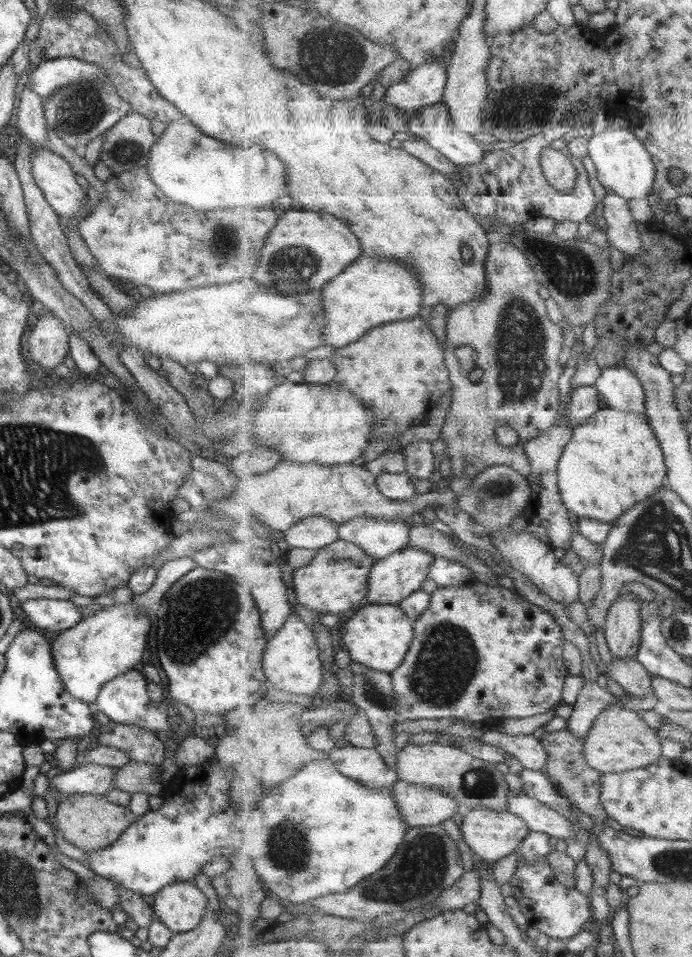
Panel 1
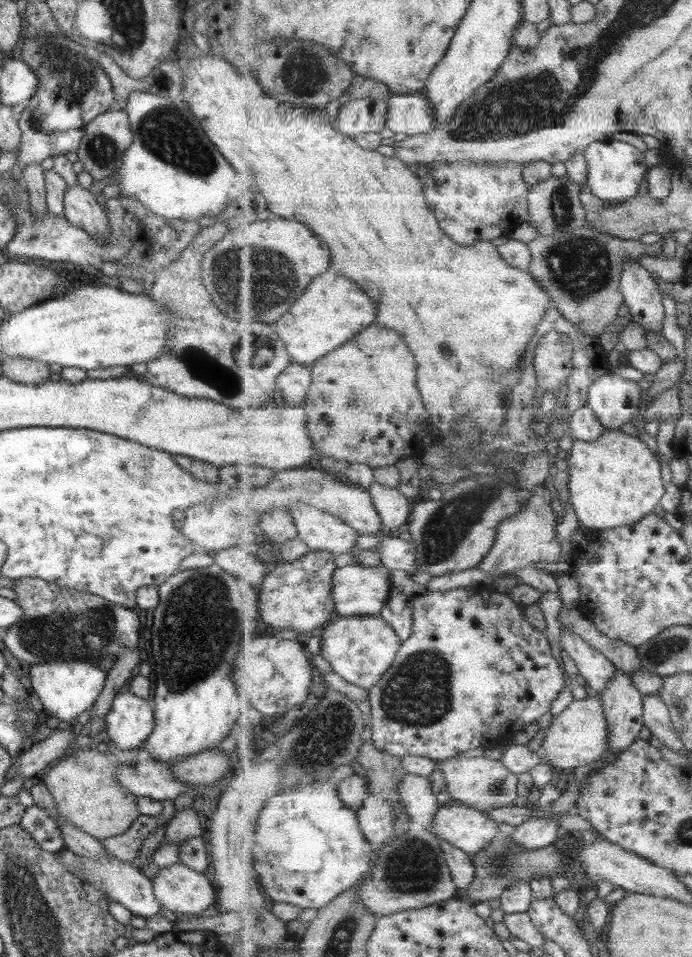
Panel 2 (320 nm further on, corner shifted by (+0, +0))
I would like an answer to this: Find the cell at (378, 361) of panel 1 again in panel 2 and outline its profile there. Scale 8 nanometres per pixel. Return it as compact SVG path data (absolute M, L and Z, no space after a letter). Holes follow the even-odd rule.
M373 324L338 351L322 356L311 369L312 383L303 407L309 416L314 448L319 450L322 457L331 456L379 468L397 466L399 461L422 453L421 442L432 430L430 412L426 409L421 388L417 388L415 356L401 333Z

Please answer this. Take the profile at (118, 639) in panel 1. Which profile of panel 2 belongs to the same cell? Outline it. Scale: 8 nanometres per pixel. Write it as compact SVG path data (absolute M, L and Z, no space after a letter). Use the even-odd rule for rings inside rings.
M71 660L54 662L53 664L33 664L29 669L32 695L37 697L43 707L44 715L61 721L78 724L93 706L97 696L103 690L107 673L101 671L92 662Z

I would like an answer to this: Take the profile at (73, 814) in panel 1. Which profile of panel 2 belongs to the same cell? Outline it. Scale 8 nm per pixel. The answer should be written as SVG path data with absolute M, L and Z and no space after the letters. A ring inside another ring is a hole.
M79 748L51 767L42 782L51 793L55 812L75 828L97 838L111 838L123 834L140 816L136 797L115 778L117 761L100 748Z

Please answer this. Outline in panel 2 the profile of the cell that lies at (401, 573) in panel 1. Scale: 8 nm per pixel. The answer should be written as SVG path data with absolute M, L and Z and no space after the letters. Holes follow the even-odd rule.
M382 563L376 567L363 567L362 565L346 565L339 567L334 574L334 601L336 612L343 617L357 615L379 615L385 607L393 590L390 568Z

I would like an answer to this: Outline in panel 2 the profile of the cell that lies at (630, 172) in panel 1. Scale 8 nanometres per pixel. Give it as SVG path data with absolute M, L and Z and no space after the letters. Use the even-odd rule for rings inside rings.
M613 140L613 142L592 142L585 150L588 162L587 189L604 202L620 203L637 196L643 178L647 176L647 164L641 145L633 141Z

